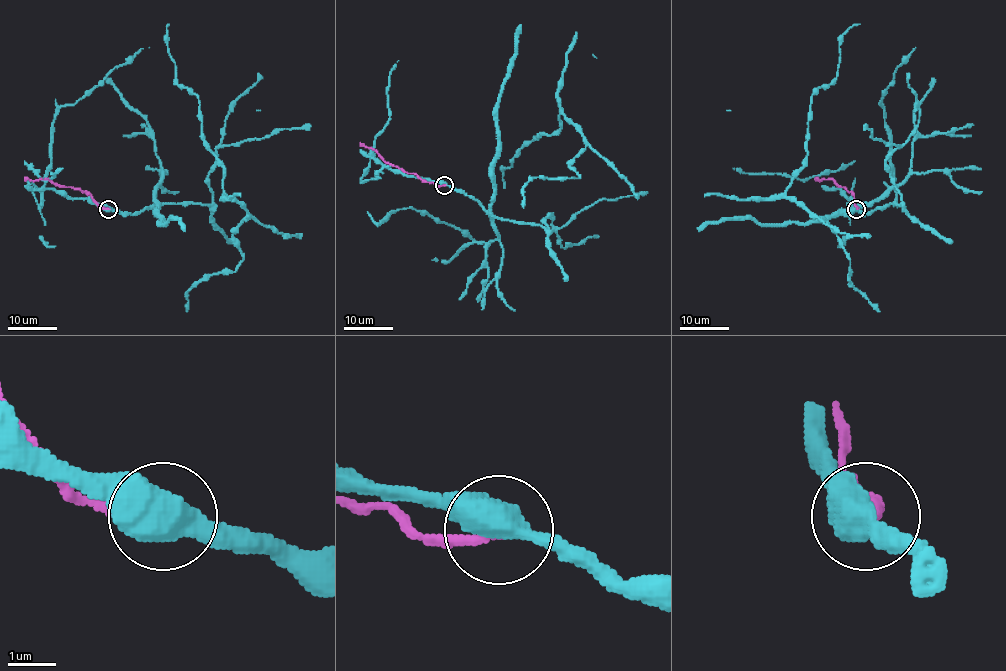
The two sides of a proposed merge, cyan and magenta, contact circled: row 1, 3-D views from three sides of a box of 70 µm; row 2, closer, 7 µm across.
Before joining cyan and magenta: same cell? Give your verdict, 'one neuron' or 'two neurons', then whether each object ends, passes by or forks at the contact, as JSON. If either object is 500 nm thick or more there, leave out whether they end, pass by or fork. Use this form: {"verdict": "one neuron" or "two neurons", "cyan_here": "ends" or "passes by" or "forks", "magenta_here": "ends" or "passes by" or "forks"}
{"verdict": "two neurons"}

